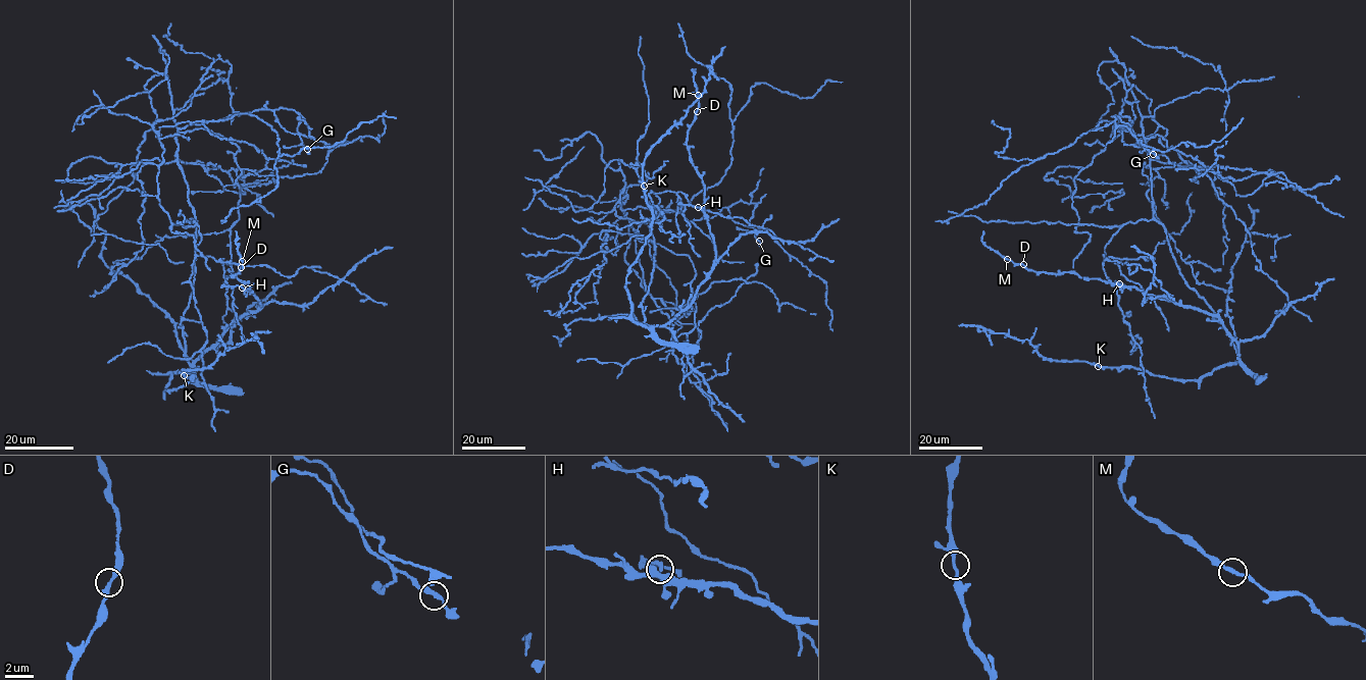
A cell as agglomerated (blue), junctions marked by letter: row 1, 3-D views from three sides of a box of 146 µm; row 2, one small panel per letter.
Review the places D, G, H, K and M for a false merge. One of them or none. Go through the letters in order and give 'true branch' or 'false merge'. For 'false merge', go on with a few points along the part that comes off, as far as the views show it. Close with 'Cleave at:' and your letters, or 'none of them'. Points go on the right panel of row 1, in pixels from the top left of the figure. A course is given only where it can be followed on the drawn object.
D: true branch
G: true branch
H: true branch
K: true branch
M: true branch
Cleave at: none of them

